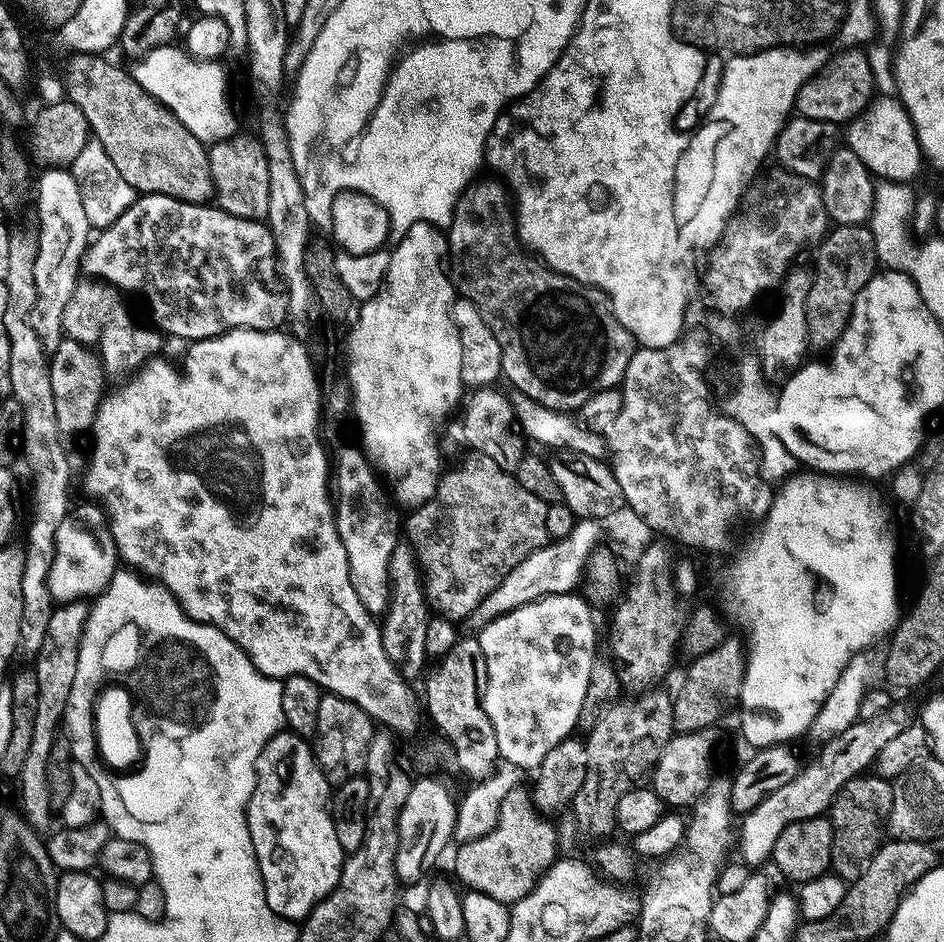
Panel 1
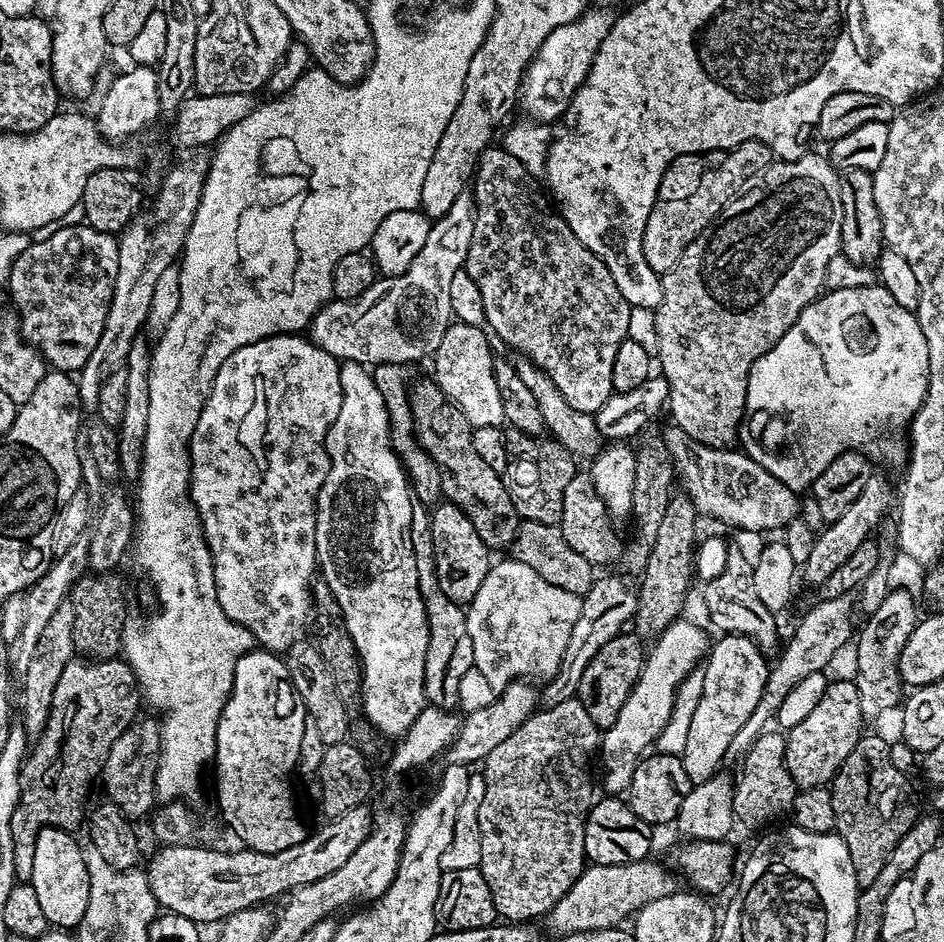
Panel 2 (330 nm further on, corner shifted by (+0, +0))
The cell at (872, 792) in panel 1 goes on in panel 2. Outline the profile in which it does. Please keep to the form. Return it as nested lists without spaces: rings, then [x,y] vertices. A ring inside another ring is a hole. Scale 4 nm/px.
[[[865,735],[856,743],[846,762],[830,781],[834,802],[835,831],[850,850],[850,862],[854,862],[857,889],[870,887],[886,858],[898,846],[902,834],[914,826],[918,818],[916,796],[908,776],[892,761],[892,752],[880,736]]]

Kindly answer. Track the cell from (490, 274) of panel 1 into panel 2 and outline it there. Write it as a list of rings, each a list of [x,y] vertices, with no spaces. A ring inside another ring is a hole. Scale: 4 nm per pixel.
[[[489,146],[484,149],[484,153],[478,157],[474,173],[476,217],[474,218],[473,237],[463,269],[478,284],[478,289],[482,293],[487,327],[493,333],[496,331],[510,347],[525,352],[528,355],[525,357],[536,367],[541,368],[550,378],[550,382],[554,382],[554,386],[558,386],[558,390],[562,390],[562,398],[566,398],[566,402],[570,402],[570,406],[574,406],[574,410],[596,414],[603,409],[608,399],[614,394],[612,391],[614,357],[618,355],[618,346],[622,346],[622,342],[629,339],[633,307],[626,302],[626,298],[622,298],[622,290],[618,290],[618,282],[614,282],[608,267],[591,250],[582,246],[582,242],[578,242],[578,238],[574,238],[564,217],[560,215],[559,211],[554,210],[553,205],[547,199],[545,199],[546,201],[540,200],[540,188],[542,192],[541,181],[530,170],[526,170],[526,166],[522,166],[522,162],[518,162],[518,158],[514,158],[514,154],[510,154],[502,146]]]

